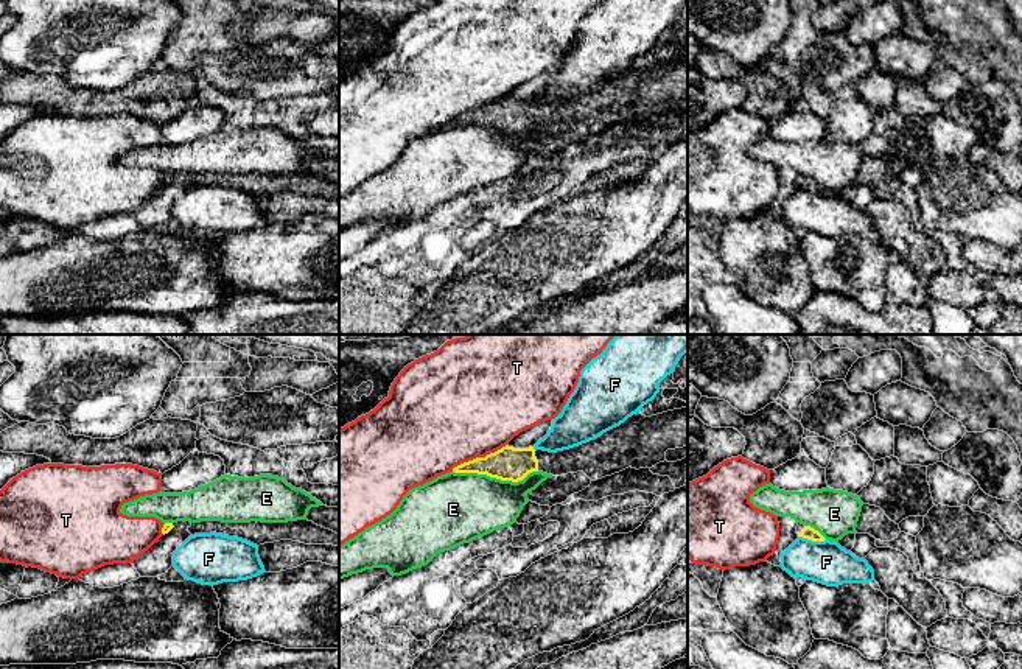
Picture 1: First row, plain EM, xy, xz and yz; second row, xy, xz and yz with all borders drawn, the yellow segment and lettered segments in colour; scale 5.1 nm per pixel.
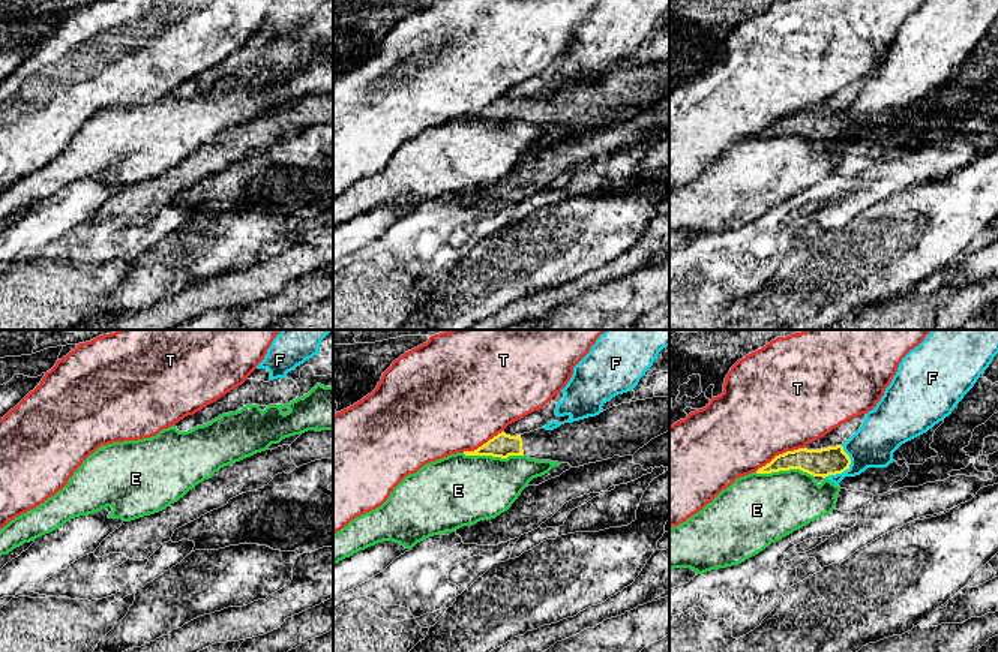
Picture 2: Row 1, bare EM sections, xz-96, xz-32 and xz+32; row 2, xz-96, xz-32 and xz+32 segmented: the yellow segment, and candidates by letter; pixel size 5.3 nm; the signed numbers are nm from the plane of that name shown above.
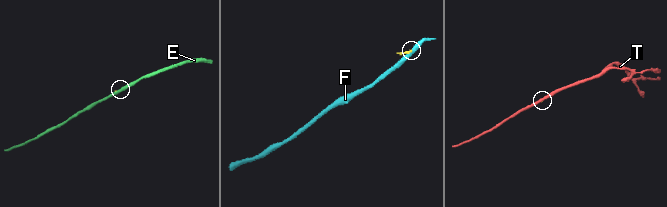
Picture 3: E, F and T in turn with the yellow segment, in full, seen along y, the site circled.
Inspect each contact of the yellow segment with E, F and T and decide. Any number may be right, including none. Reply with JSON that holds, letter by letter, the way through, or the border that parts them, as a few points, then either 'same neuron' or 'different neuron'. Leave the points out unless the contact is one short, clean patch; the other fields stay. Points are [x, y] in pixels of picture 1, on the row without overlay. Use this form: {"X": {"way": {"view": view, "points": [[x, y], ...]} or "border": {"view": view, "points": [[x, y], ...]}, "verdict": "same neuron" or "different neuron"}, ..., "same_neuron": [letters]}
{"E": {"verdict": "different neuron"}, "F": {"border": {"view": "yz", "points": [[798, 187], [808, 192], [825, 192]]}, "verdict": "different neuron"}, "T": {"verdict": "different neuron"}, "same_neuron": []}

